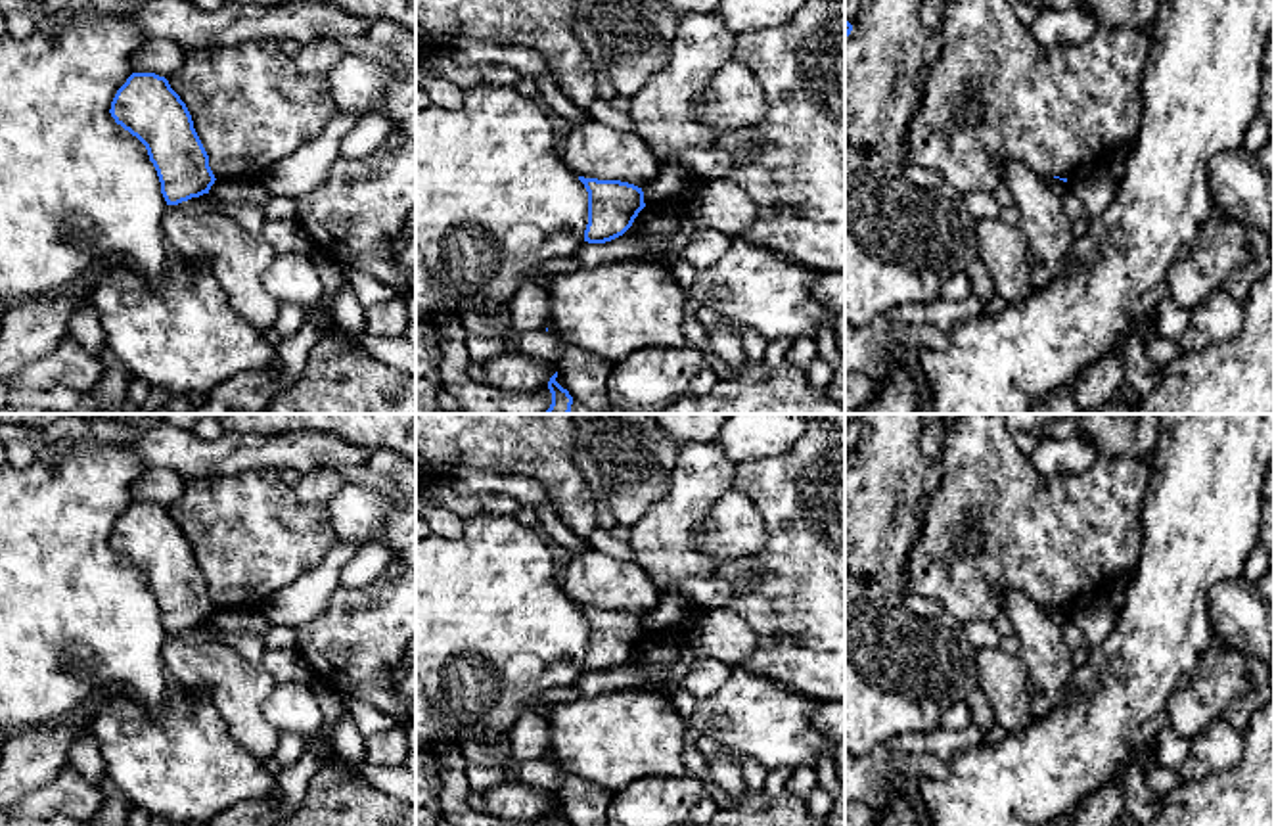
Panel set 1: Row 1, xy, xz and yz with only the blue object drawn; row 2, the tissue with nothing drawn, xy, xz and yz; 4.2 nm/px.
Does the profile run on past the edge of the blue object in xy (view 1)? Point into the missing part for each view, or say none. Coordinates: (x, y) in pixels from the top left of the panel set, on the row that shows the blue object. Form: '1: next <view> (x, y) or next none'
1: next none

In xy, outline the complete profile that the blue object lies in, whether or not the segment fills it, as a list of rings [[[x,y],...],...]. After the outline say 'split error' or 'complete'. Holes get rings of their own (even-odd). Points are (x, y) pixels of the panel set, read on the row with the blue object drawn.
[[[132,73],[117,90],[109,113],[146,146],[167,205],[209,194],[216,180],[209,155],[186,103],[165,77]]]; complete

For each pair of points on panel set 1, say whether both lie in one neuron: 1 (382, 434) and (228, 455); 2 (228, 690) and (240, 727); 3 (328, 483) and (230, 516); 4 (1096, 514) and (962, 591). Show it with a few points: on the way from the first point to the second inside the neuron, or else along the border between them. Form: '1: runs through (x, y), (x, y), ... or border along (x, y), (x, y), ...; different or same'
1: border along (326, 434), (387, 451); different
2: runs through (238, 700), (240, 717); same
3: border along (292, 489), (301, 501), (326, 504); different
4: runs through (1064, 535), (1018, 535), (995, 558); same

